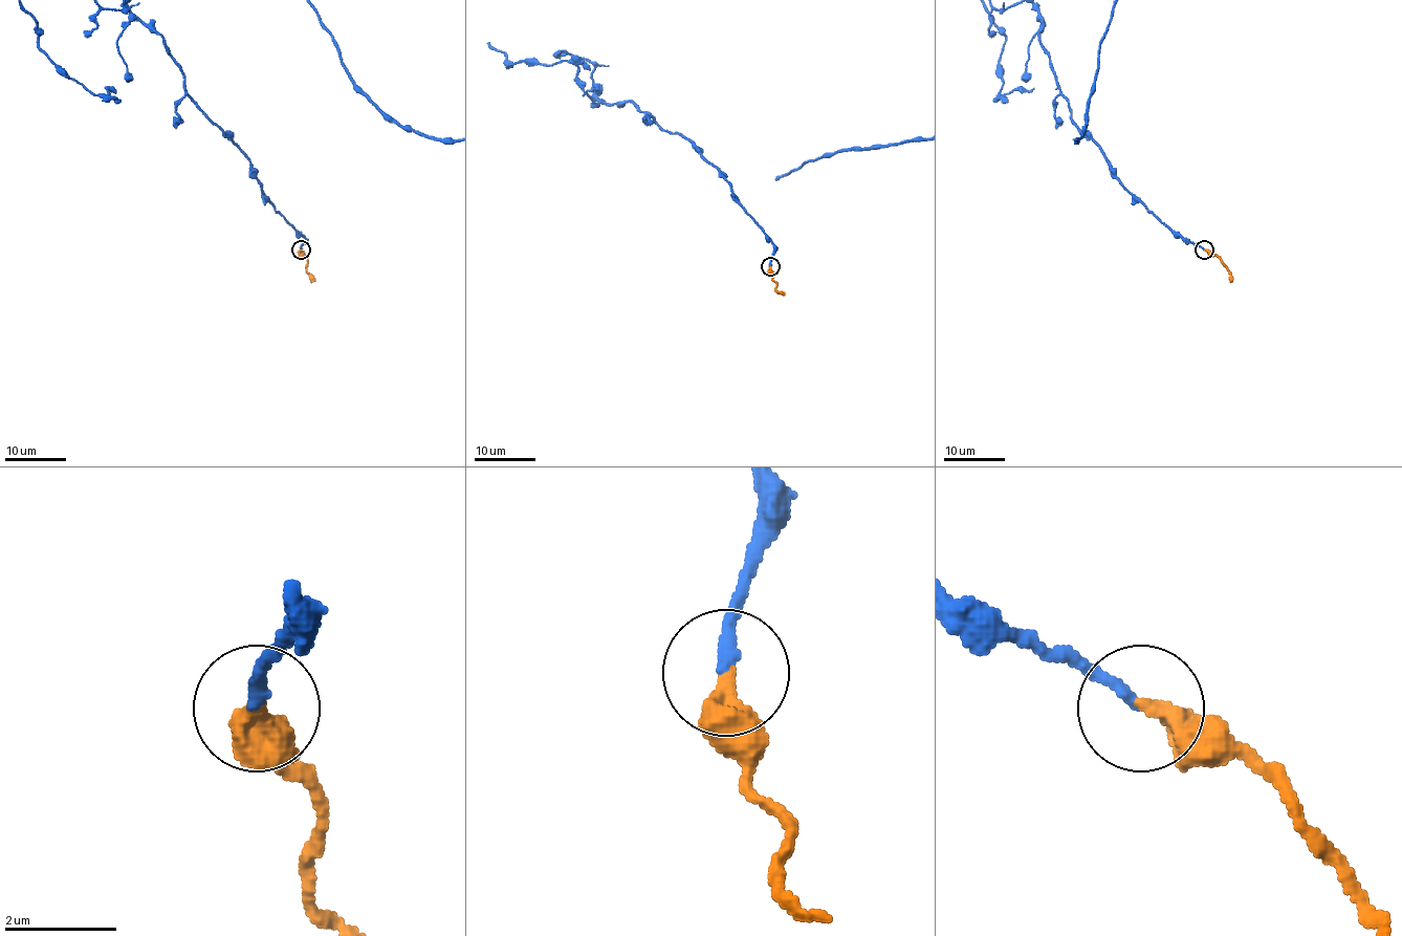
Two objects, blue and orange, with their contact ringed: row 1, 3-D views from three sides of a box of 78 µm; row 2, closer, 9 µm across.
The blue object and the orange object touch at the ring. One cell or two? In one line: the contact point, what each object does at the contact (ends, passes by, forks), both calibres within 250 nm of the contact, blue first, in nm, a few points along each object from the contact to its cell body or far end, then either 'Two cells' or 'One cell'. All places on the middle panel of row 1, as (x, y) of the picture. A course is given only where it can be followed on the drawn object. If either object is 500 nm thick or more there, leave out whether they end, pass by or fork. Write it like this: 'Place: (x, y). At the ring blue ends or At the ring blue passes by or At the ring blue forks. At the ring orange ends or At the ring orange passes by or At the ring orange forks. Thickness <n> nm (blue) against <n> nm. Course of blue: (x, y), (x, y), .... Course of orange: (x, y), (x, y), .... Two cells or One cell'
Place: (770, 266). At the ring blue ends. At the ring orange ends. Thickness 220 nm (blue) against 380 nm. Course of orange: (770, 266), (776, 289), (783, 292). One cell

